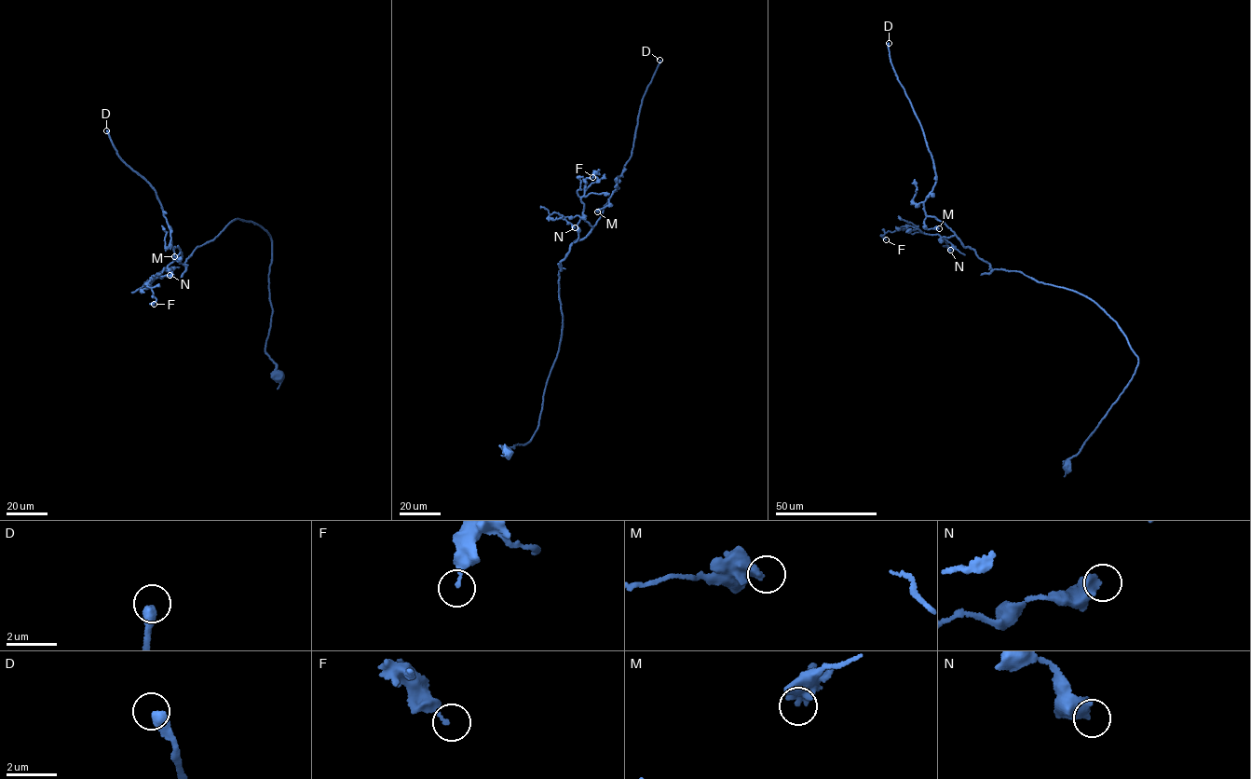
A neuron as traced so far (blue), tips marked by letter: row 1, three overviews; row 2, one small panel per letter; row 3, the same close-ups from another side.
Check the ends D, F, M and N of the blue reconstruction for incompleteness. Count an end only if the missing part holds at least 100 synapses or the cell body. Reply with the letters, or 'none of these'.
D

